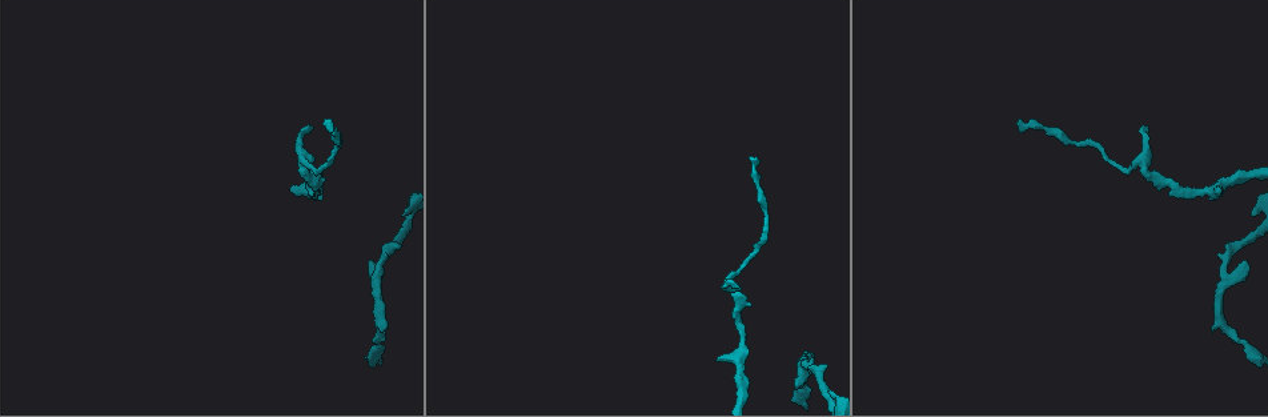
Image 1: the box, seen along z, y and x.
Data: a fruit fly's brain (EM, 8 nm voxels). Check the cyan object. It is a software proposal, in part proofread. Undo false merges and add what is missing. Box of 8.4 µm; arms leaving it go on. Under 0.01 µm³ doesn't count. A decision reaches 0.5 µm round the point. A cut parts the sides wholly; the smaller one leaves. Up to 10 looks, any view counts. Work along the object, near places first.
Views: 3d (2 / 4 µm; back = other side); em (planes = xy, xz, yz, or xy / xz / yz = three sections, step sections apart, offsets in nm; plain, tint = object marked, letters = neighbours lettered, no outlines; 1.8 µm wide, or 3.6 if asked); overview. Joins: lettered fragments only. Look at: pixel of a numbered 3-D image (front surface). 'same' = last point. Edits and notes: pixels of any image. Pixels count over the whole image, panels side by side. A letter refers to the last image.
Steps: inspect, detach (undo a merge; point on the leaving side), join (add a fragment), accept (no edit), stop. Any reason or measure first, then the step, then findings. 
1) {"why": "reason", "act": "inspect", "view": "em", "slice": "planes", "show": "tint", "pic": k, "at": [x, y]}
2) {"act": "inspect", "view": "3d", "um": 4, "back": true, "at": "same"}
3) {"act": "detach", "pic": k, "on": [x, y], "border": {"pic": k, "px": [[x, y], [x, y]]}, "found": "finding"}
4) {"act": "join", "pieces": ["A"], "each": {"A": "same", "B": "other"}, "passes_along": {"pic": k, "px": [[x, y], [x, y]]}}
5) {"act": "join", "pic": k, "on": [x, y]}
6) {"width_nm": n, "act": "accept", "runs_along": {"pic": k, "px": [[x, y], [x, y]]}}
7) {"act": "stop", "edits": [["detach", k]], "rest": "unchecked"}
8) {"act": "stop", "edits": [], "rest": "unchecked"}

{"why": "branch stops here", "act": "inspect", "view": "em", "slice": "planes", "show": "plain", "pic": 1, "at": [370, 261]}

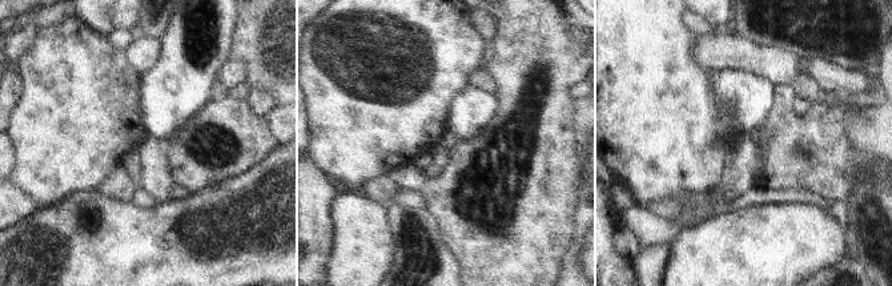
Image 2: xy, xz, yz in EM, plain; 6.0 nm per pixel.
{"act": "inspect", "view": "em", "slice": "planes", "show": "tint", "at": "same"}

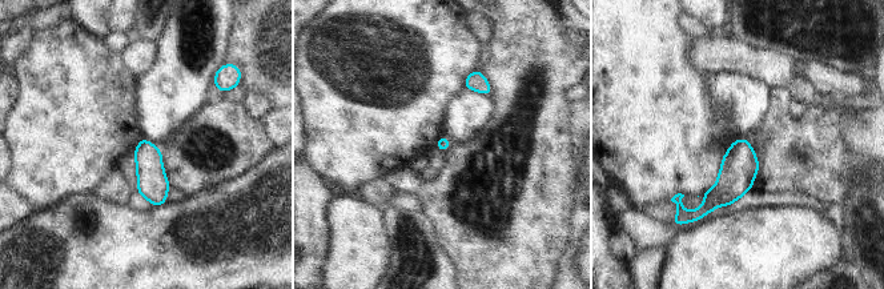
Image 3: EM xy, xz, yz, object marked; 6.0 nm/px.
{"act": "inspect", "view": "em", "slice": "planes", "show": "letters", "at": "same"}

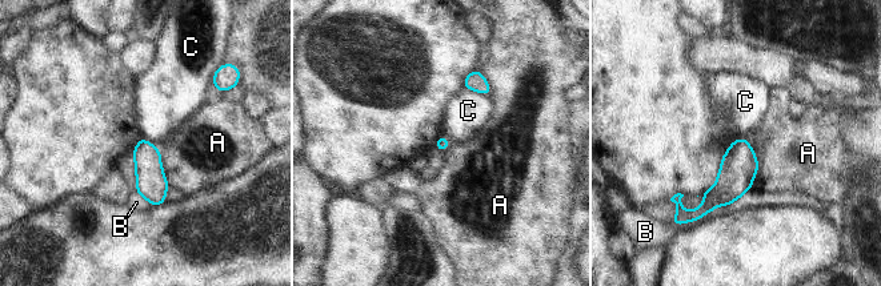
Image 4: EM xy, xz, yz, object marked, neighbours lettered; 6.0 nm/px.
{"act": "accept", "each": {"A": "other", "B": "other", "C": "other"}, "border": {"pic": 4, "px": [[464, 87], [488, 96]]}, "found": "no lettered fragment goes on from it"}

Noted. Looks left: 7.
{"act": "inspect", "view": "em", "um": 3.6, "slice": "planes", "show": "letters", "pic": 1, "at": [718, 360]}

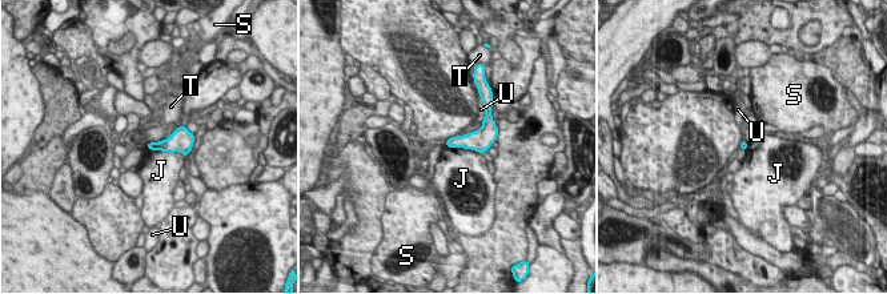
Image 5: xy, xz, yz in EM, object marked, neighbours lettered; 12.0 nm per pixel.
{"act": "accept", "each": {"J": "other", "S": "other", "T": "other", "U": "other"}, "border": {"pic": 5, "px": [[147, 145], [185, 156]]}, "found": "none of them fits"}

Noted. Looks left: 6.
{"why": "thin end", "act": "inspect", "view": "em", "um": 3.6, "slice": "yz", "step": 4, "show": "letters", "pic": 1, "at": [325, 120]}

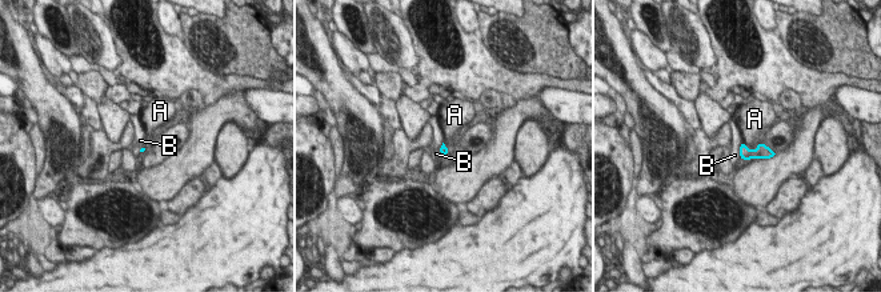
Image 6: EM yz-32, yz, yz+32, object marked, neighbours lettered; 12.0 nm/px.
{"act": "inspect", "view": "em", "um": 3.6, "slice": "planes", "show": "letters", "at": "same"}

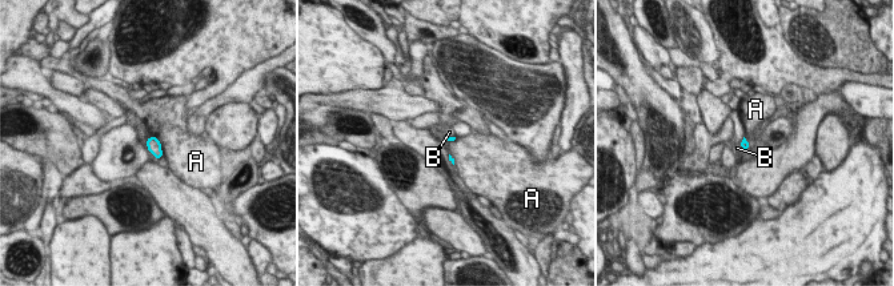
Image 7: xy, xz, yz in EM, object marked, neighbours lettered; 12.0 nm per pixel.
{"act": "accept", "each": {"A": "other", "B": "other"}, "border": {"pic": 7, "px": [[744, 136], [741, 148]]}, "found": "none of them fits"}

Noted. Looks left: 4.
{"why": "free end", "act": "inspect", "view": "em", "slice": "planes", "show": "plain", "pic": 1, "at": [311, 125]}

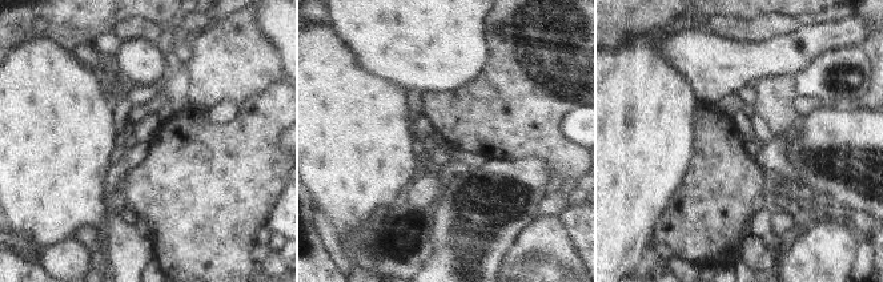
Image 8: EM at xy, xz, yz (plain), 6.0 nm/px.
{"act": "inspect", "view": "em", "slice": "planes", "show": "letters", "at": "same"}

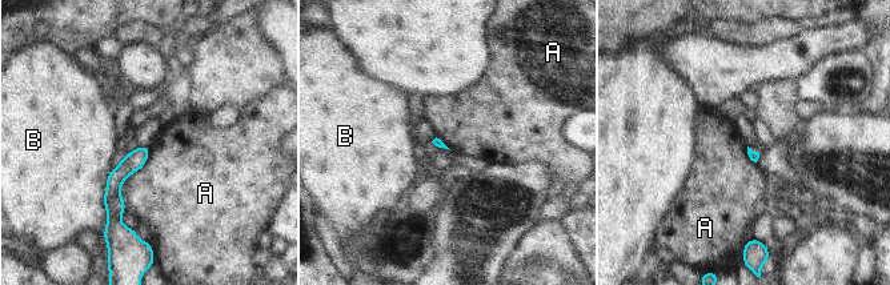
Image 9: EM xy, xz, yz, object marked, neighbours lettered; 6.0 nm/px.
{"act": "accept", "each": {"A": "other", "B": "other"}, "border": {"pic": 9, "px": [[149, 145], [120, 188], [124, 211]]}, "found": "no lettered fragment goes on from it"}

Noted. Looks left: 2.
{"act": "stop", "edits": [], "rest": "unchecked"}

